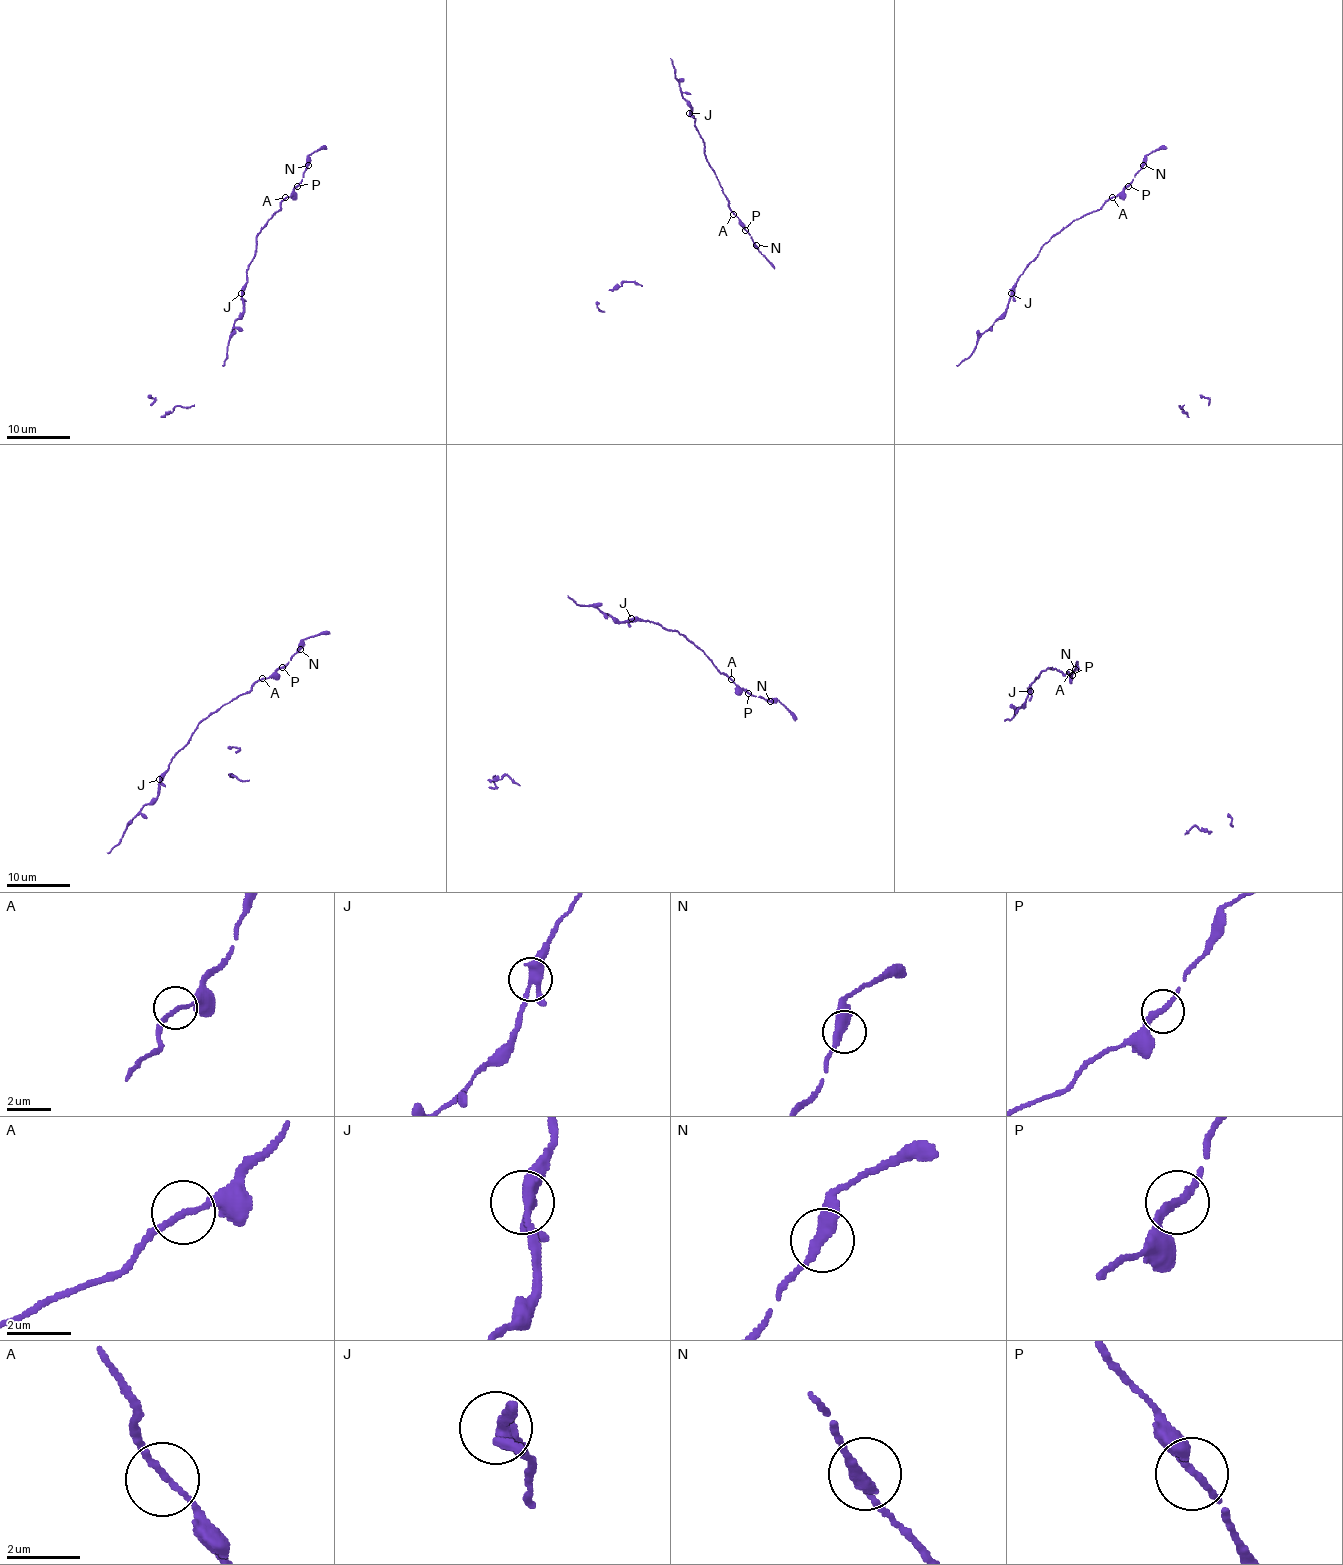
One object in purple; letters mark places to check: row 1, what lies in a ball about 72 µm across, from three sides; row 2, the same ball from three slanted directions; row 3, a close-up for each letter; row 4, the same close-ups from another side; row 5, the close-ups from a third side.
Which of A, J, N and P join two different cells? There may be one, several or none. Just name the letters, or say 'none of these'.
none of these

